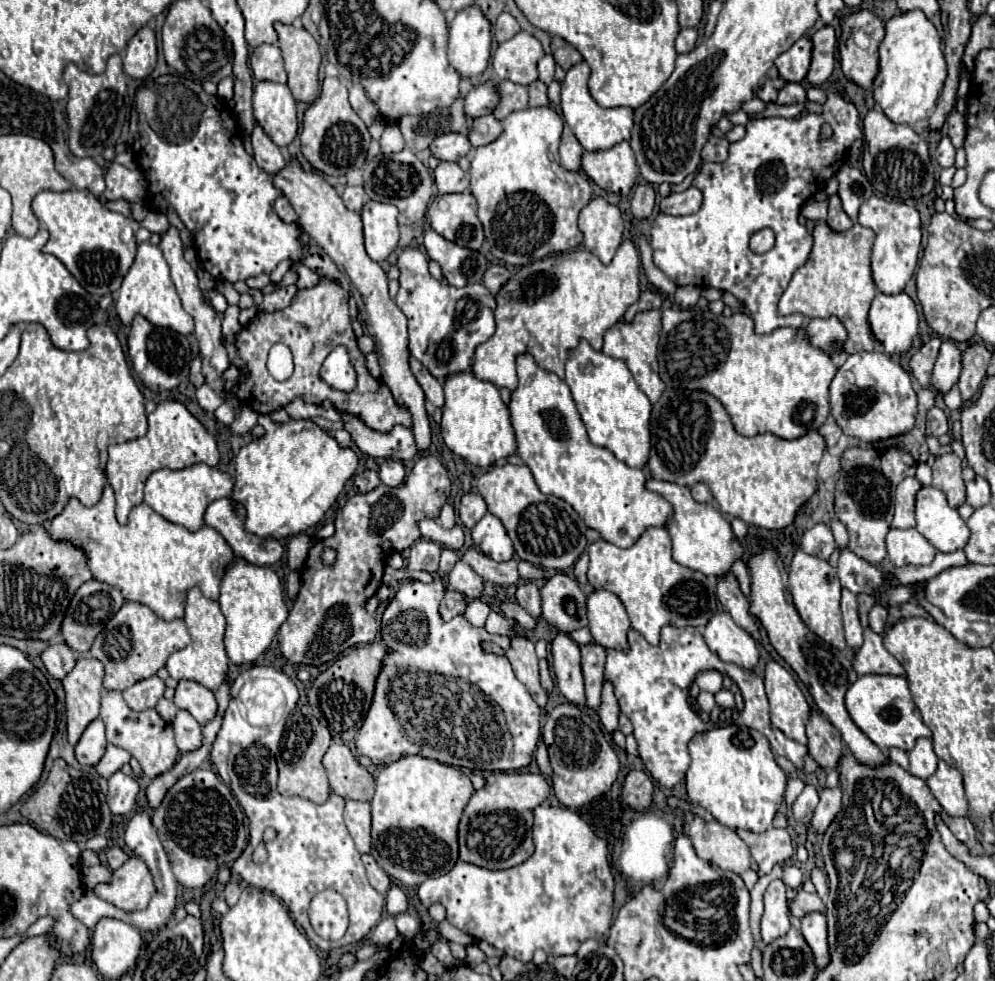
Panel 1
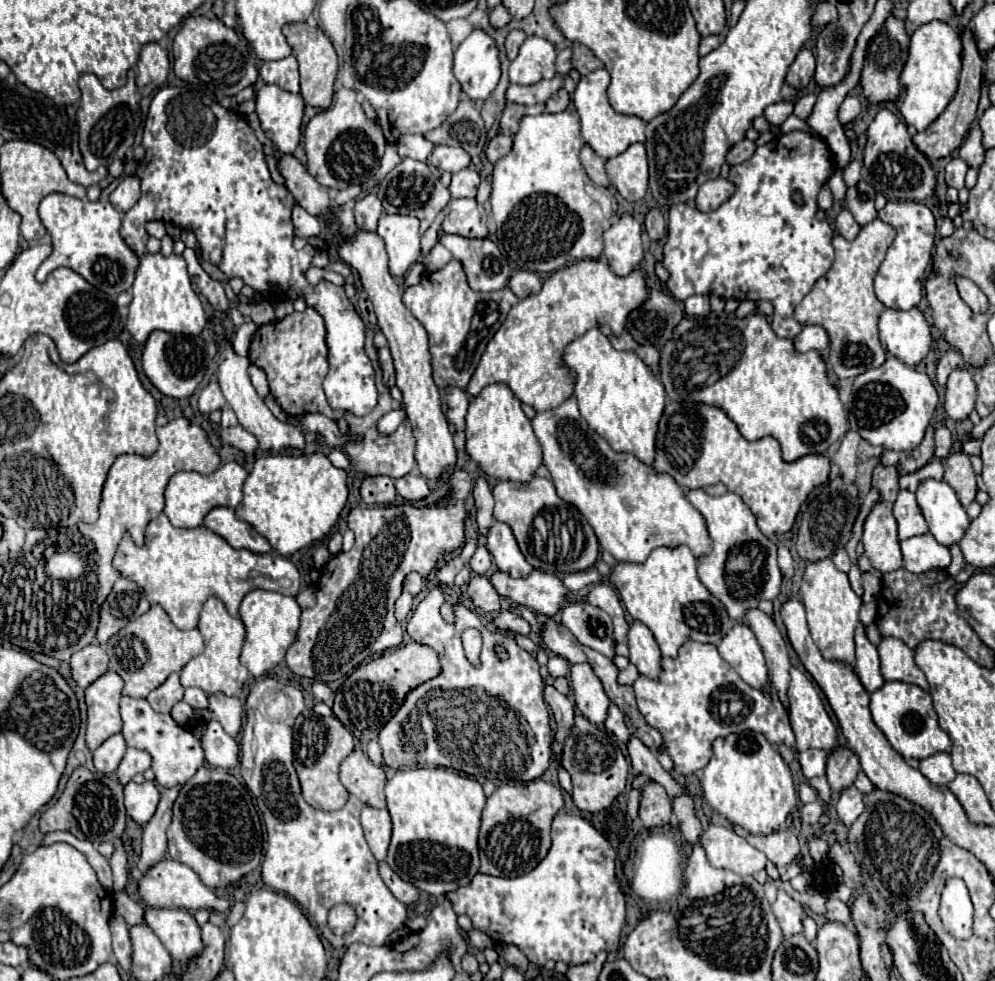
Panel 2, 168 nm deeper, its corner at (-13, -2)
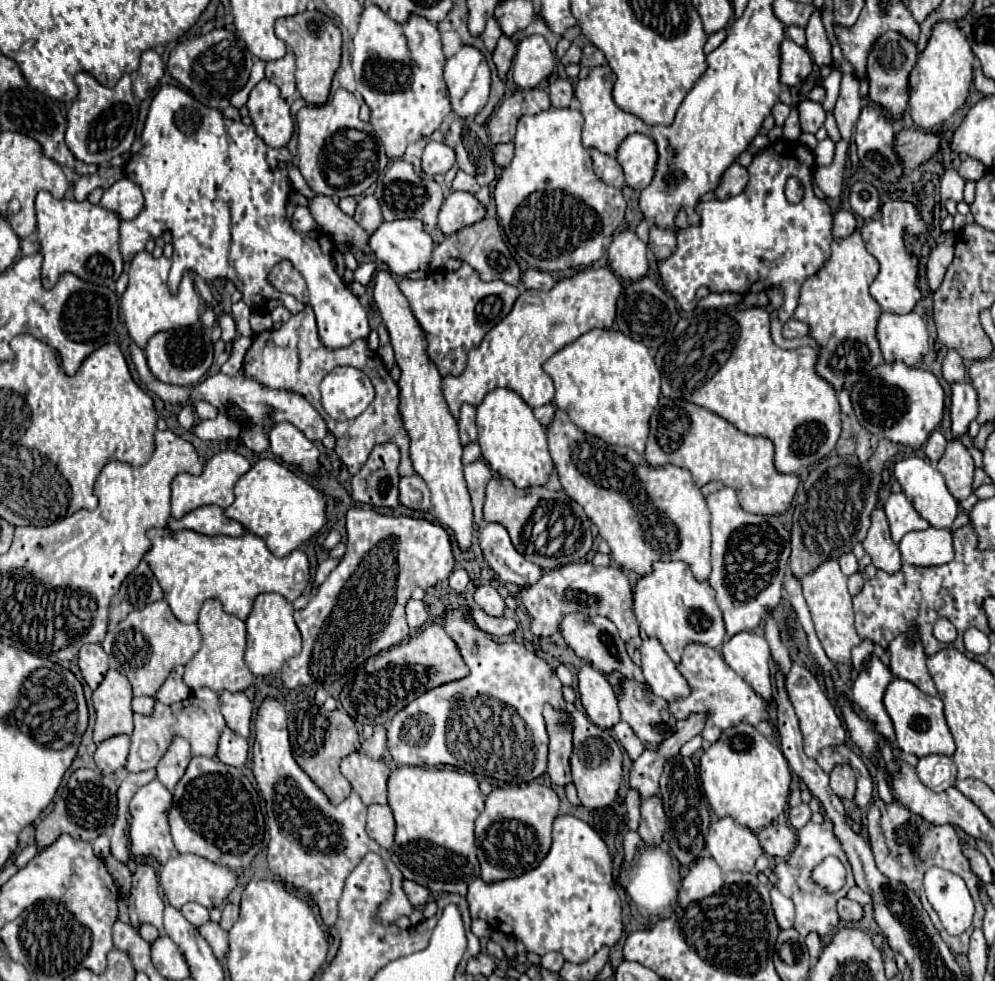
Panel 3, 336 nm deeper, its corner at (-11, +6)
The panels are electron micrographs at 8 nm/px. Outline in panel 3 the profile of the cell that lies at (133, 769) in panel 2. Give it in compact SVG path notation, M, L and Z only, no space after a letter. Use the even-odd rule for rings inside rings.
M207 687L195 689L185 701L175 705L163 705L161 701L155 701L151 715L143 717L141 713L135 713L135 731L131 735L131 751L125 769L131 773L139 773L157 767L163 753L167 751L167 745L175 737L187 739L193 755L215 757L219 745L219 733L223 733L223 729L225 729L225 719L219 711L219 695Z

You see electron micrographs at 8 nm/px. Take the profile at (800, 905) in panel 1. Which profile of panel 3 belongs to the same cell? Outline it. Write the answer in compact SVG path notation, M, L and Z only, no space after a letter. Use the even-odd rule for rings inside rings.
M847 897L837 903L837 911L839 911L839 917L841 917L843 921L849 921L849 923L863 919L863 907L861 907L859 903L847 899Z

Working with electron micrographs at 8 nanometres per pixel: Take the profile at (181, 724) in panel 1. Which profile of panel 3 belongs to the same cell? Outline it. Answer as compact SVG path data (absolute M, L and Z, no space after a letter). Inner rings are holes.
M229 727L223 731L219 739L219 751L217 751L219 761L231 767L243 767L249 759L249 741L233 733Z

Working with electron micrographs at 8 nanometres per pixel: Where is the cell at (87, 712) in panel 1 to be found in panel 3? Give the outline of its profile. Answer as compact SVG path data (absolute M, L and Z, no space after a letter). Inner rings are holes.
M109 669L103 683L93 691L93 707L97 713L93 741L101 743L115 735L133 733L131 683L119 671Z

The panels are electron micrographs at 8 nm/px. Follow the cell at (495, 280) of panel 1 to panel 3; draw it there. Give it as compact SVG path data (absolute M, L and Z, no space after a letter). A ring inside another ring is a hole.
M527 269L523 273L523 281L521 283L527 289L543 289L543 291L547 291L547 289L551 289L555 285L551 273L539 271L539 269Z

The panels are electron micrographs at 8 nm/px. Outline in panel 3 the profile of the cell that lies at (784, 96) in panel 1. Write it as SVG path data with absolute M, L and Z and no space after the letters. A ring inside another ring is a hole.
M803 99L799 103L799 119L801 119L803 133L817 133L825 123L825 111L823 111L821 103L813 103L809 99Z

